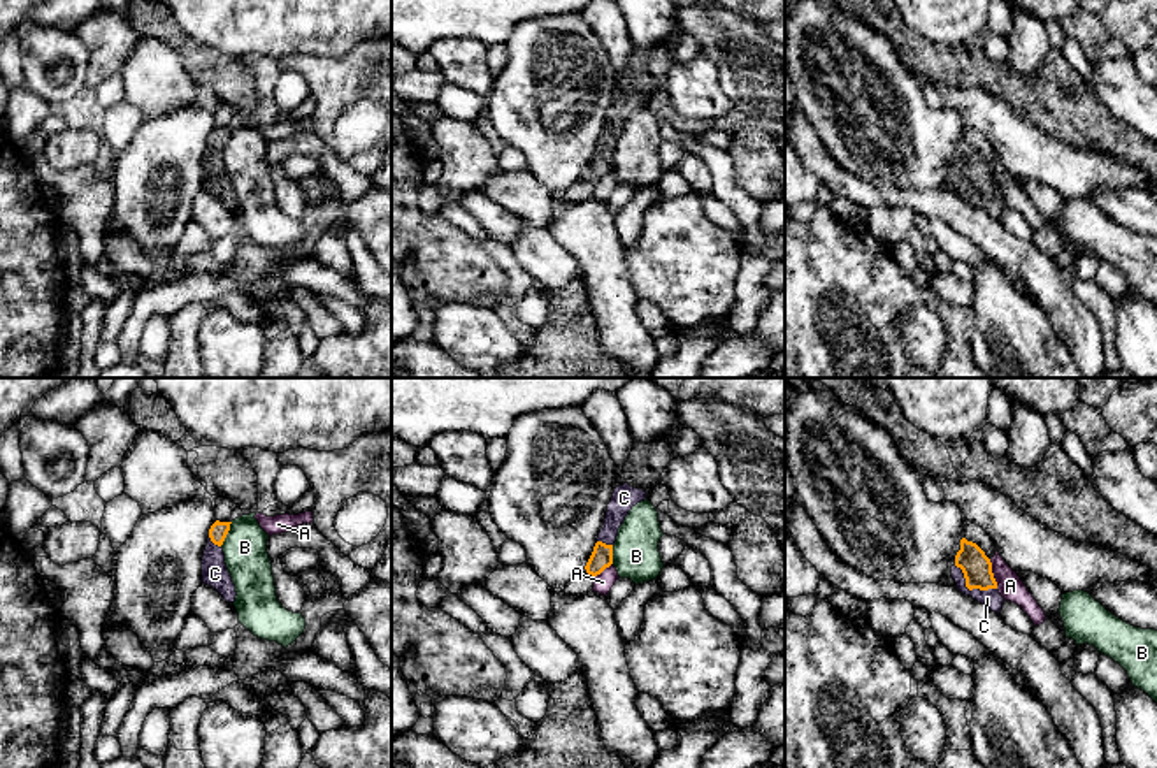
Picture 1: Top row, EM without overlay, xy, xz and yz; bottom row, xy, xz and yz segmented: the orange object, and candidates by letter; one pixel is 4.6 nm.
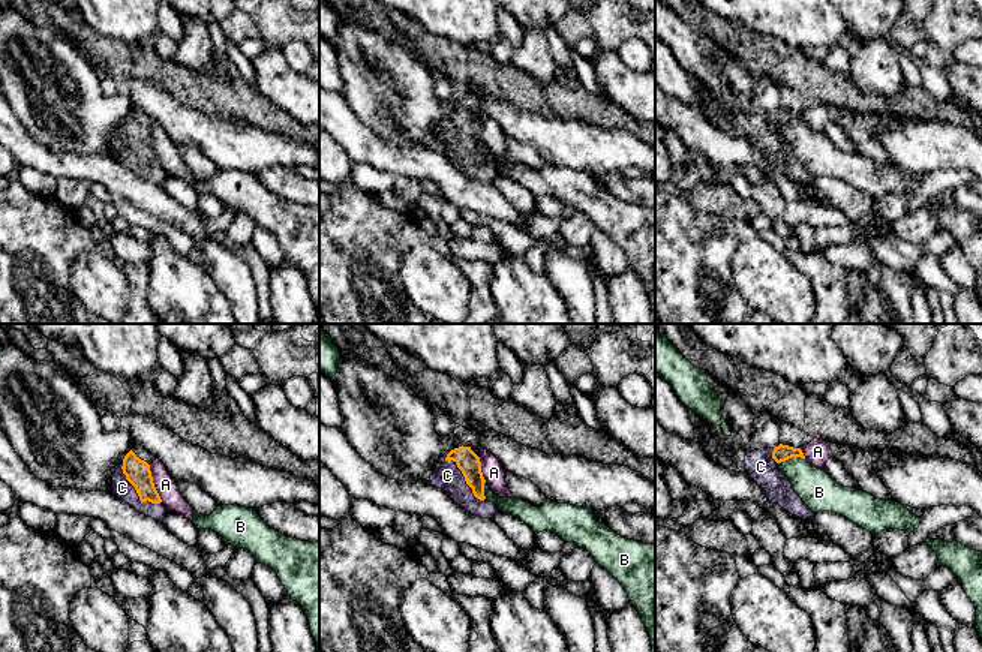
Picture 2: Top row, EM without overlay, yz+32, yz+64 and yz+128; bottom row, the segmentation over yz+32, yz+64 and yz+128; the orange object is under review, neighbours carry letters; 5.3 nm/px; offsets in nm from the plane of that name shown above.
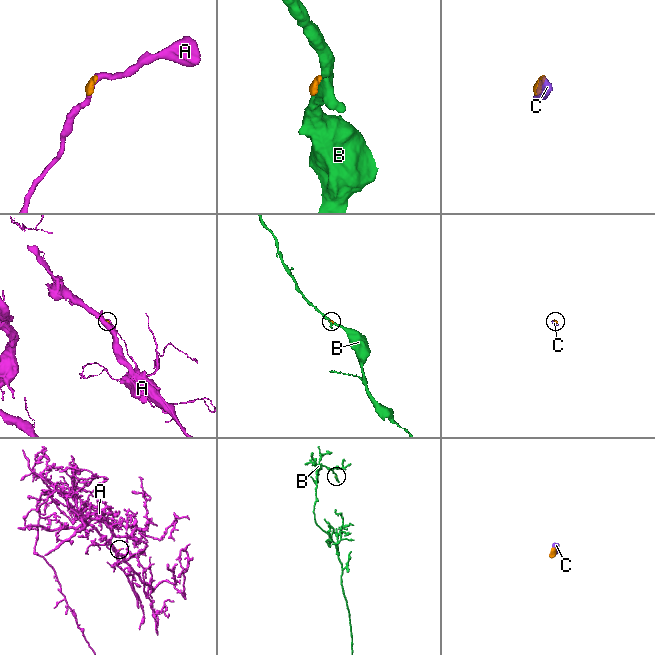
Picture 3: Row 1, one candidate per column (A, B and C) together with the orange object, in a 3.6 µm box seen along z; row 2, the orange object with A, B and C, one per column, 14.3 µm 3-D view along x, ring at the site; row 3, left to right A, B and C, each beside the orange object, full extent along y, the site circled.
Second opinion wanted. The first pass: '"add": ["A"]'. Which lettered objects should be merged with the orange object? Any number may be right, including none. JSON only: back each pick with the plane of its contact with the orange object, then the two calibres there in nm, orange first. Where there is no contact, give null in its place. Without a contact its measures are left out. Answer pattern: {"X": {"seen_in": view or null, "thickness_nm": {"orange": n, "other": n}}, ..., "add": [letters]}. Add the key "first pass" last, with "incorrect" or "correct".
{"C": {"seen_in": "yz", "thickness_nm": {"orange": 140, "other": 90}}, "add": ["C"], "first pass": "incorrect"}

